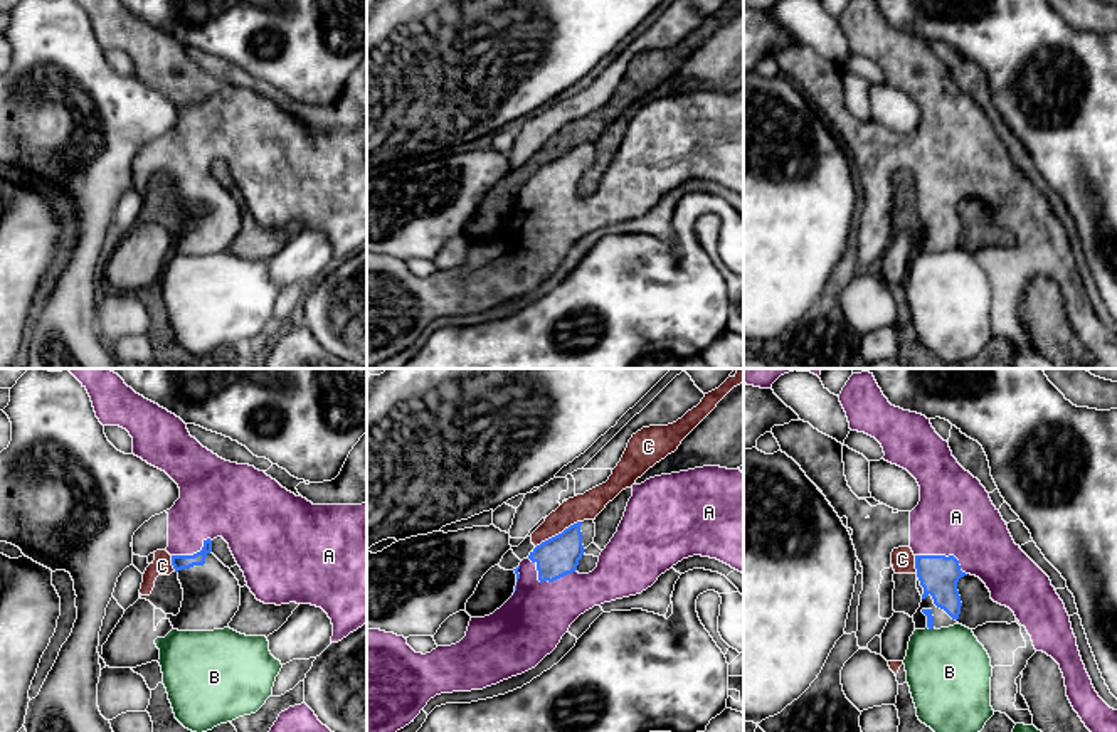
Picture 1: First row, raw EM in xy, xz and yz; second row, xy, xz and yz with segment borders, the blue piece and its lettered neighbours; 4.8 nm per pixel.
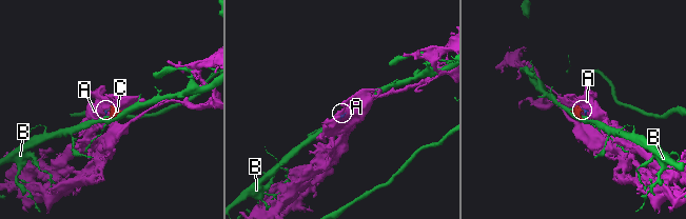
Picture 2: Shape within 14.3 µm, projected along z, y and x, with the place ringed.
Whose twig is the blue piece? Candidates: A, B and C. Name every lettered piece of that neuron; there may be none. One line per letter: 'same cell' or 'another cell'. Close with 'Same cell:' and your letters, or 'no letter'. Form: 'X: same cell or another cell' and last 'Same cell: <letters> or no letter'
A: same cell
B: another cell
C: another cell
Same cell: A

